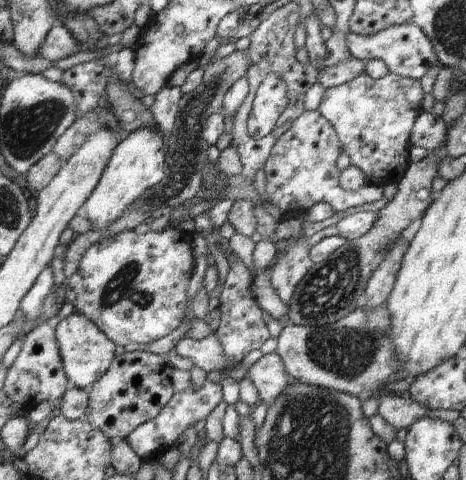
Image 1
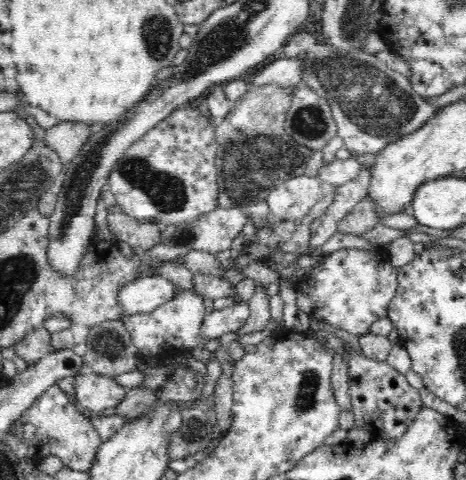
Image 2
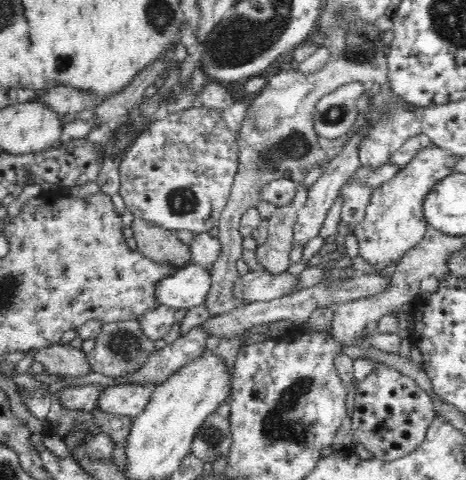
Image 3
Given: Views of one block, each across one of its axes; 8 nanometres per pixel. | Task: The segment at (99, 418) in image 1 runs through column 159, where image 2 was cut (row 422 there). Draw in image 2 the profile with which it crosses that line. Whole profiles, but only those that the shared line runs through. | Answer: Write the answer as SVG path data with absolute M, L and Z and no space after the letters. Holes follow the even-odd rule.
M352 350L350 360L350 398L352 398L352 412L356 418L354 428L368 430L376 440L386 440L390 444L396 444L398 440L404 440L408 436L408 428L420 420L420 414L424 412L422 392L412 388L406 382L406 376L394 370L386 360L378 362L372 358L366 358L362 352Z

